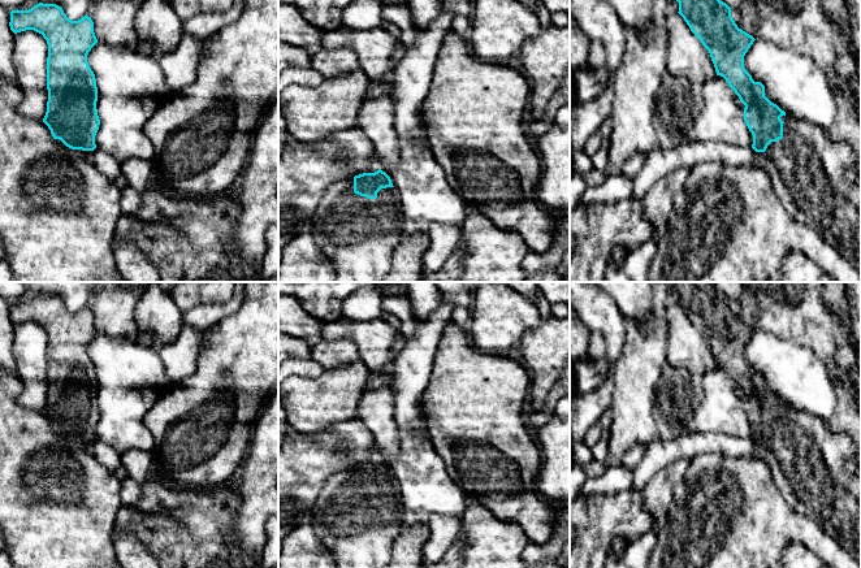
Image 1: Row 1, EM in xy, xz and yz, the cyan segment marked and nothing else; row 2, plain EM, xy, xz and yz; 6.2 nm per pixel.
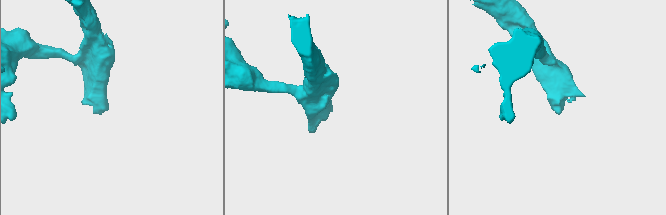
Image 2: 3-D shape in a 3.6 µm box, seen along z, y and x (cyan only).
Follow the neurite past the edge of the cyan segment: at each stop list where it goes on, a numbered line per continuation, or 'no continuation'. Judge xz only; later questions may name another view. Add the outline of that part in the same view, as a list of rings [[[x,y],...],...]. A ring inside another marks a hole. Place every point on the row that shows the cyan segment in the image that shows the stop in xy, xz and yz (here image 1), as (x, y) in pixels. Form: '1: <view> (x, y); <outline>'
1: xz (358, 234); [[[354,178],[334,182],[316,208],[311,230],[316,246],[333,263],[336,282],[385,282],[391,268],[391,255],[401,243],[401,195],[394,187],[381,188],[376,199],[354,192]]]

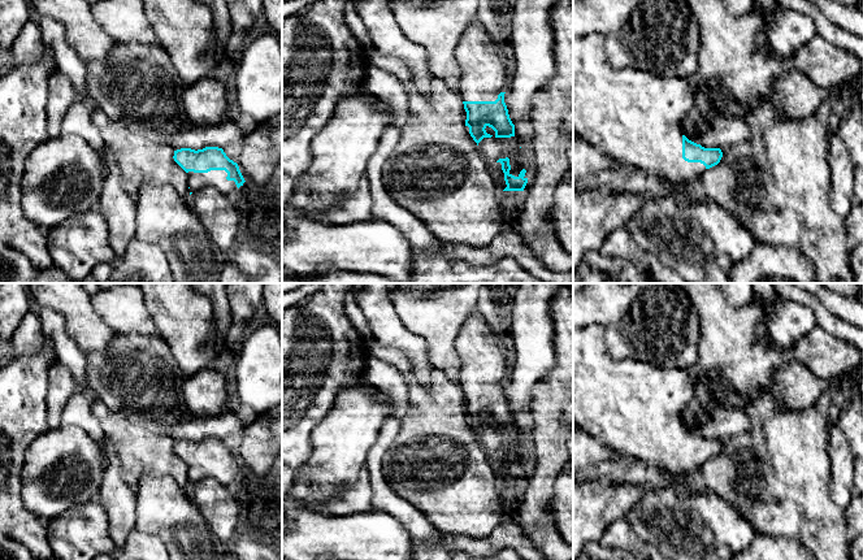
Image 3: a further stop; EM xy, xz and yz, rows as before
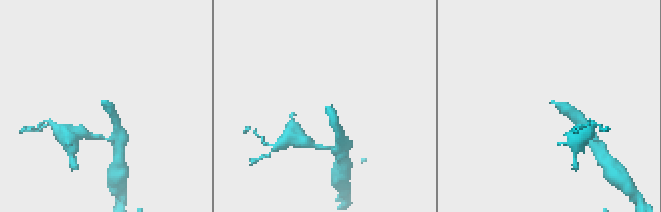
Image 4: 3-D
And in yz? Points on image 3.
1: yz (636, 117); [[[603,35],[573,38],[573,133],[621,164],[638,166],[677,185],[693,181],[706,166],[682,159],[682,120],[694,107],[698,83],[698,78],[617,69],[606,56]]]

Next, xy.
1: xy (217, 179); [[[211,170],[208,173],[188,172],[188,190],[196,192],[204,187],[213,187],[222,195],[234,196],[238,187],[234,181],[227,181],[227,173],[225,170]]]

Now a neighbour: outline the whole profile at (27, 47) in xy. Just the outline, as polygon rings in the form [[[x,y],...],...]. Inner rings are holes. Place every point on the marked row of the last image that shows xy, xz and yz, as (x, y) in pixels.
[[[35,18],[29,21],[12,47],[10,70],[25,64],[34,64],[44,51],[42,31]]]

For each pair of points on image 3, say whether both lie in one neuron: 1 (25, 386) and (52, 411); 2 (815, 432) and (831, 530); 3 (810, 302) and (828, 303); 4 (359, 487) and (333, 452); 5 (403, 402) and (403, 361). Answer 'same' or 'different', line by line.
1: different
2: same
3: different
4: different
5: different

